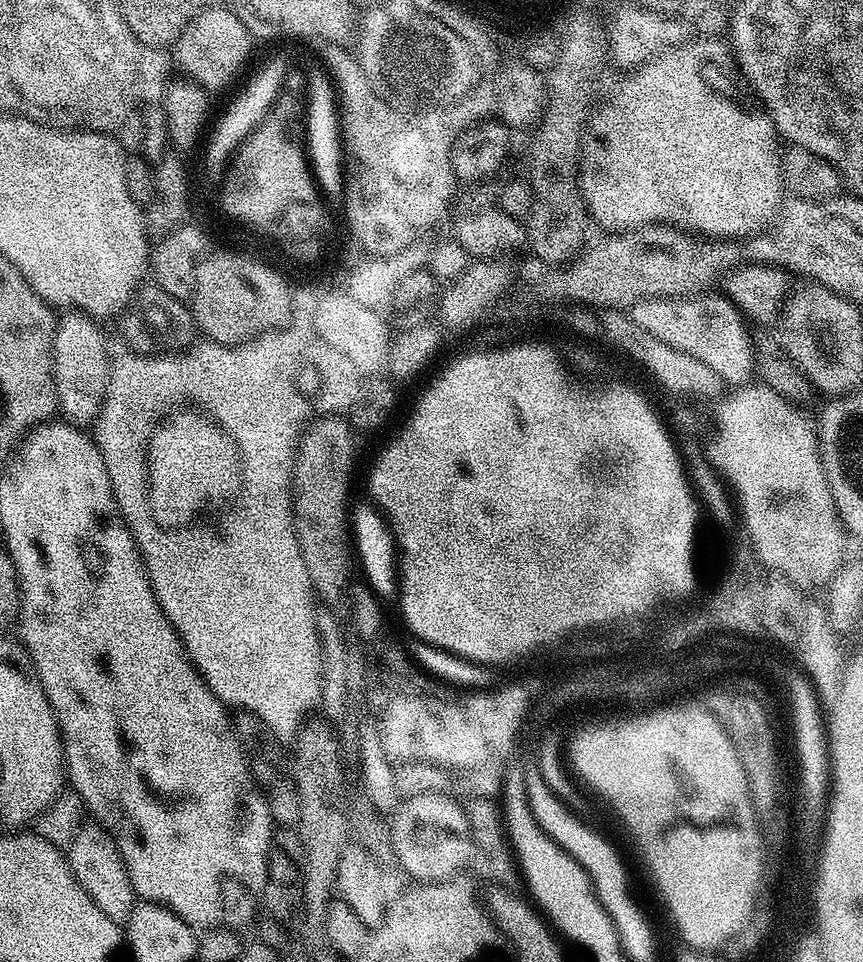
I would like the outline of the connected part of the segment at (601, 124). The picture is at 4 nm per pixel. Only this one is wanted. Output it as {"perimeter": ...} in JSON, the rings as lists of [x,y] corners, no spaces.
{"perimeter":[[[695,38],[689,39],[687,42],[678,45],[677,48],[672,48],[668,52],[663,52],[660,56],[656,56],[653,60],[642,65],[641,68],[635,69],[631,73],[632,76],[600,109],[591,113],[588,121],[588,126],[584,130],[584,141],[580,143],[580,162],[578,165],[578,187],[580,189],[580,195],[583,196],[587,211],[601,224],[602,227],[608,228],[604,230],[631,230],[634,228],[642,228],[646,224],[675,224],[677,228],[683,228],[693,234],[699,234],[705,238],[743,238],[745,236],[752,235],[753,232],[760,231],[769,220],[772,219],[772,213],[776,211],[776,207],[780,204],[782,199],[782,144],[778,139],[778,133],[775,126],[772,124],[772,120],[763,111],[757,110],[757,112],[751,112],[748,108],[743,108],[740,104],[735,104],[728,96],[723,96],[714,85],[708,81],[708,76],[704,72],[708,72],[711,68],[716,68],[724,60],[724,55],[729,55],[730,48],[727,43],[724,44],[720,40],[695,40]]]}

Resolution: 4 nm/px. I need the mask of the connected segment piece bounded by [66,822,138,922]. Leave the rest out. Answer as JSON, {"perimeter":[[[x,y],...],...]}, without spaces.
{"perimeter":[[[95,822],[85,823],[76,829],[76,836],[66,849],[68,864],[76,881],[90,894],[94,906],[106,914],[106,918],[117,922],[127,921],[132,915],[138,897],[132,888],[130,874],[122,862],[122,854],[114,842],[114,838],[106,829]]]}

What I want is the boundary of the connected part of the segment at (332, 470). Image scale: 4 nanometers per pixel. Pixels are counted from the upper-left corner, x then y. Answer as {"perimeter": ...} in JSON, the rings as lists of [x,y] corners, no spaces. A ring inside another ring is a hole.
{"perimeter":[[[320,414],[315,417],[305,427],[304,435],[300,437],[300,445],[296,448],[296,467],[294,469],[294,491],[292,494],[292,513],[296,521],[296,537],[300,543],[302,550],[302,558],[306,562],[306,570],[308,577],[312,583],[312,591],[317,597],[320,596],[325,600],[325,605],[334,606],[340,600],[340,595],[345,595],[346,589],[349,587],[350,579],[348,580],[348,552],[350,556],[350,503],[348,504],[348,487],[352,484],[352,463],[356,460],[356,444],[352,441],[354,437],[354,429],[347,419],[340,414]]]}

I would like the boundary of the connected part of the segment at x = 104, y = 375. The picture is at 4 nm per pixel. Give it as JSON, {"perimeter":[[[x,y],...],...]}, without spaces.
{"perimeter":[[[65,311],[59,317],[56,343],[52,345],[52,371],[56,374],[58,412],[67,423],[77,426],[95,425],[106,398],[110,355],[104,345],[104,332],[96,324],[99,323],[82,311]]]}

